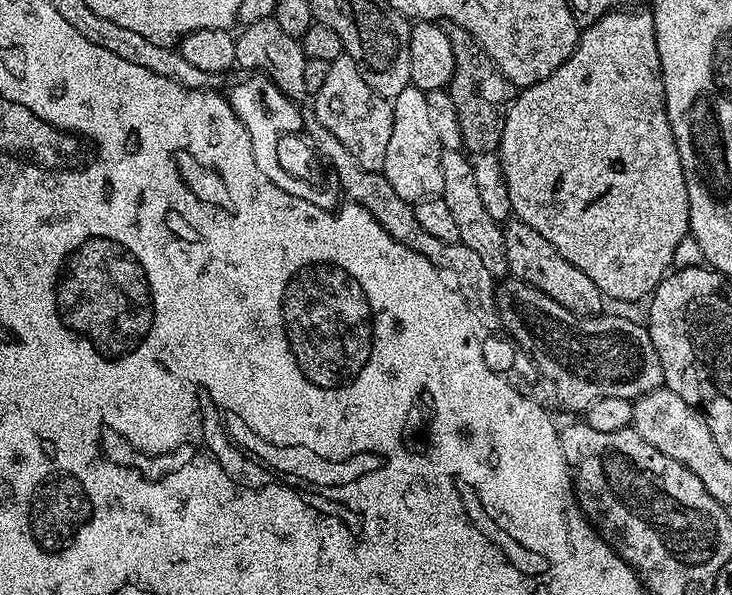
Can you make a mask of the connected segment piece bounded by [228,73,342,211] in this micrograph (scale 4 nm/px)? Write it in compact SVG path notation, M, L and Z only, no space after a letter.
M253 73L246 76L242 82L238 83L228 94L229 104L243 125L250 134L251 150L254 151L254 160L258 165L258 170L270 179L270 182L279 189L293 194L303 201L314 203L322 209L331 211L335 209L342 198L340 184L335 173L329 173L324 180L326 185L298 180L298 178L287 174L281 167L277 157L277 145L282 135L299 133L302 130L303 118L299 105L289 99L284 92L278 90L277 86L268 76L260 73Z

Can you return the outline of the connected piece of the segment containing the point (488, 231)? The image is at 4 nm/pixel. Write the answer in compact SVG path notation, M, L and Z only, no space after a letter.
M442 151L442 199L446 206L450 206L450 215L454 217L454 222L458 225L460 243L470 246L478 258L482 258L482 263L486 265L486 270L497 278L504 278L509 275L508 263L504 257L504 230L494 218L490 218L478 195L478 185L474 179L474 166L463 151L445 152Z

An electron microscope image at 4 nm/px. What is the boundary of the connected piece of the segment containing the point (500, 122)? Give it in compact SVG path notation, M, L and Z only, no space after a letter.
M445 23L443 29L446 38L450 38L450 46L454 46L454 74L446 90L454 102L454 110L458 110L464 148L472 154L496 152L500 147L508 105L514 99L514 86L500 73L500 68L472 37L470 30L449 23Z

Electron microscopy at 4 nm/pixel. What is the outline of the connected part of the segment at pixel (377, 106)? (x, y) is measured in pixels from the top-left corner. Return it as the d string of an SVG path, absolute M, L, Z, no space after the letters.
M339 56L328 65L326 82L322 82L322 90L314 93L314 100L318 121L354 154L358 166L362 166L362 170L383 172L390 130L394 130L392 105L366 86L366 78L362 78L358 66L350 57Z

